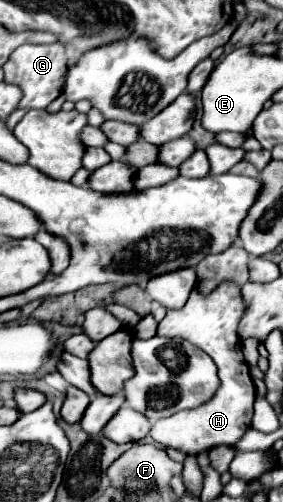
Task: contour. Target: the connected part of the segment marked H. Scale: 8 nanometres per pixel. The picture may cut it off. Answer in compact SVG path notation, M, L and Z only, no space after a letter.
M222 283L218 289L214 289L208 295L192 291L186 305L178 311L168 311L166 317L158 325L158 333L162 337L182 337L202 349L206 355L212 357L212 361L218 367L218 379L220 387L214 393L214 397L206 403L202 403L198 409L180 411L172 417L160 419L152 425L150 437L158 441L162 447L180 449L184 453L198 455L200 451L218 447L218 445L236 445L244 433L250 429L252 421L252 403L256 399L256 387L250 377L248 363L242 355L242 341L236 333L238 321L244 315L244 301L240 295L240 289L232 283Z

